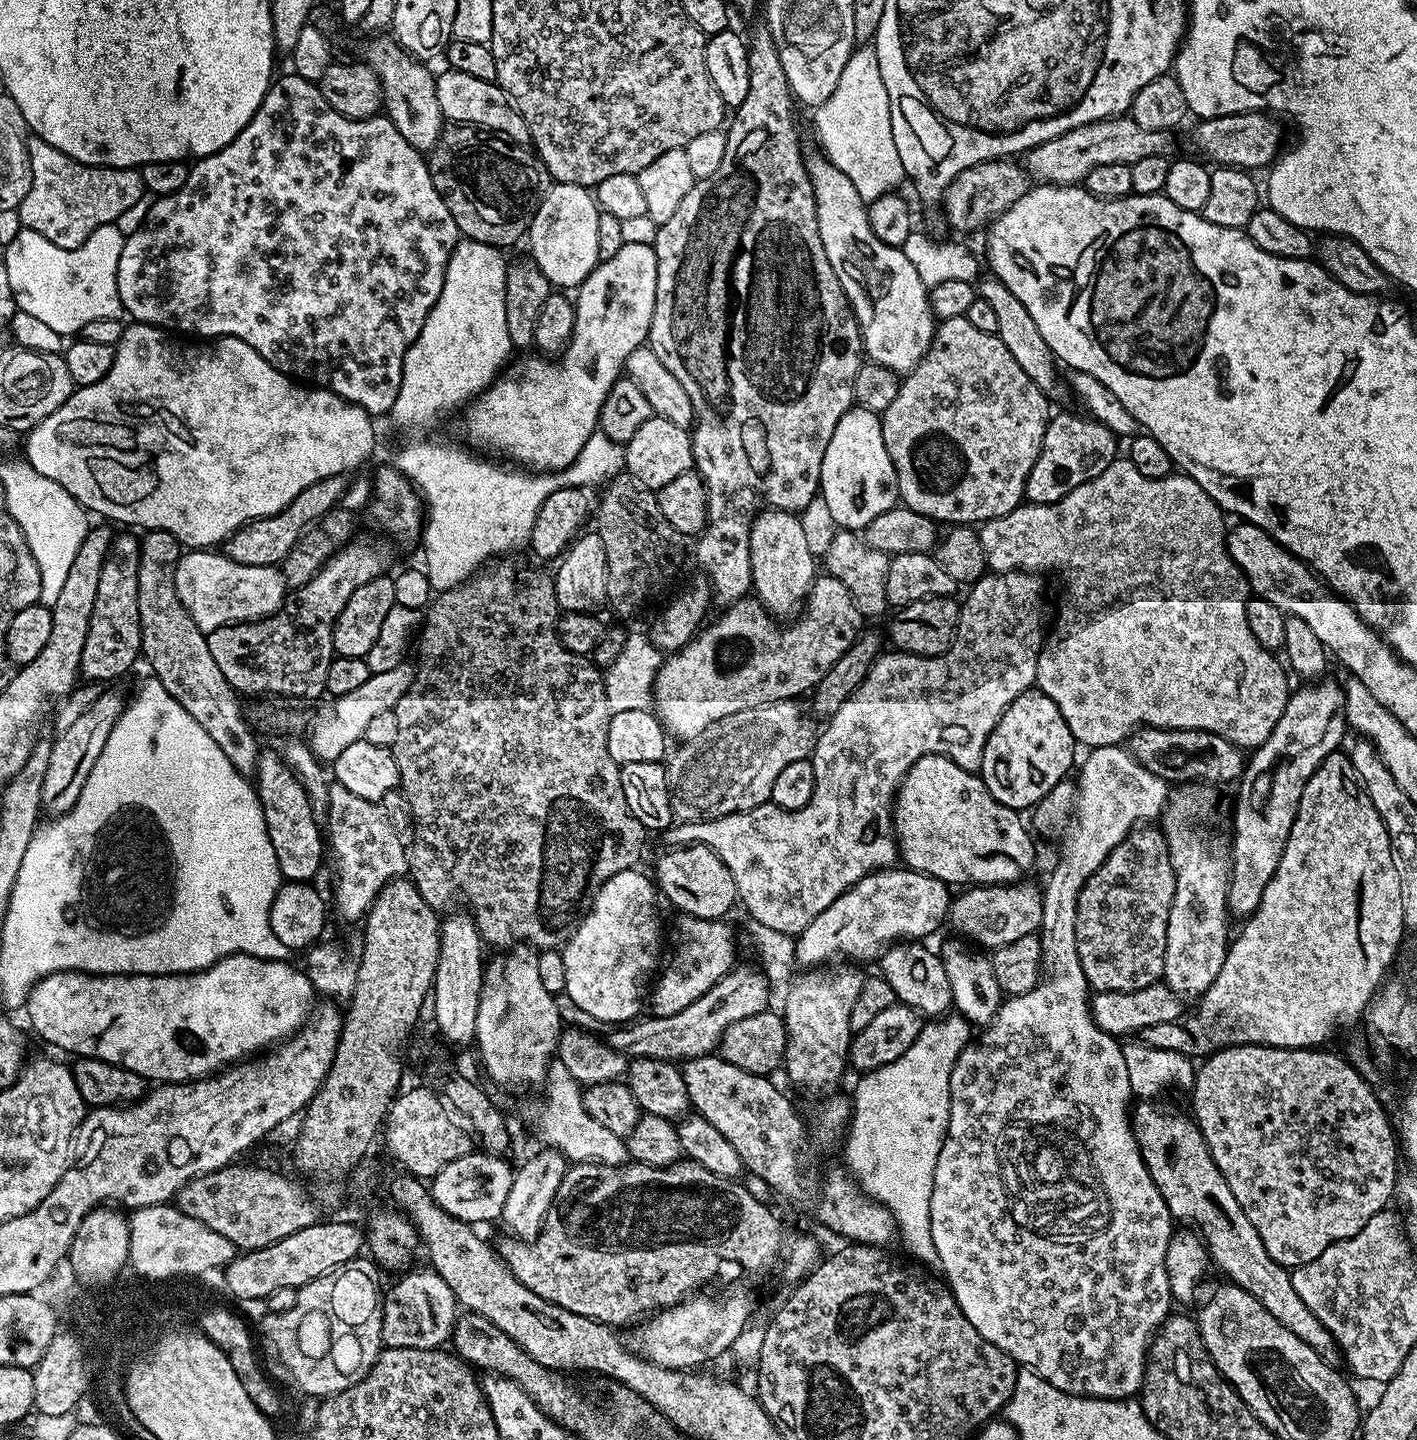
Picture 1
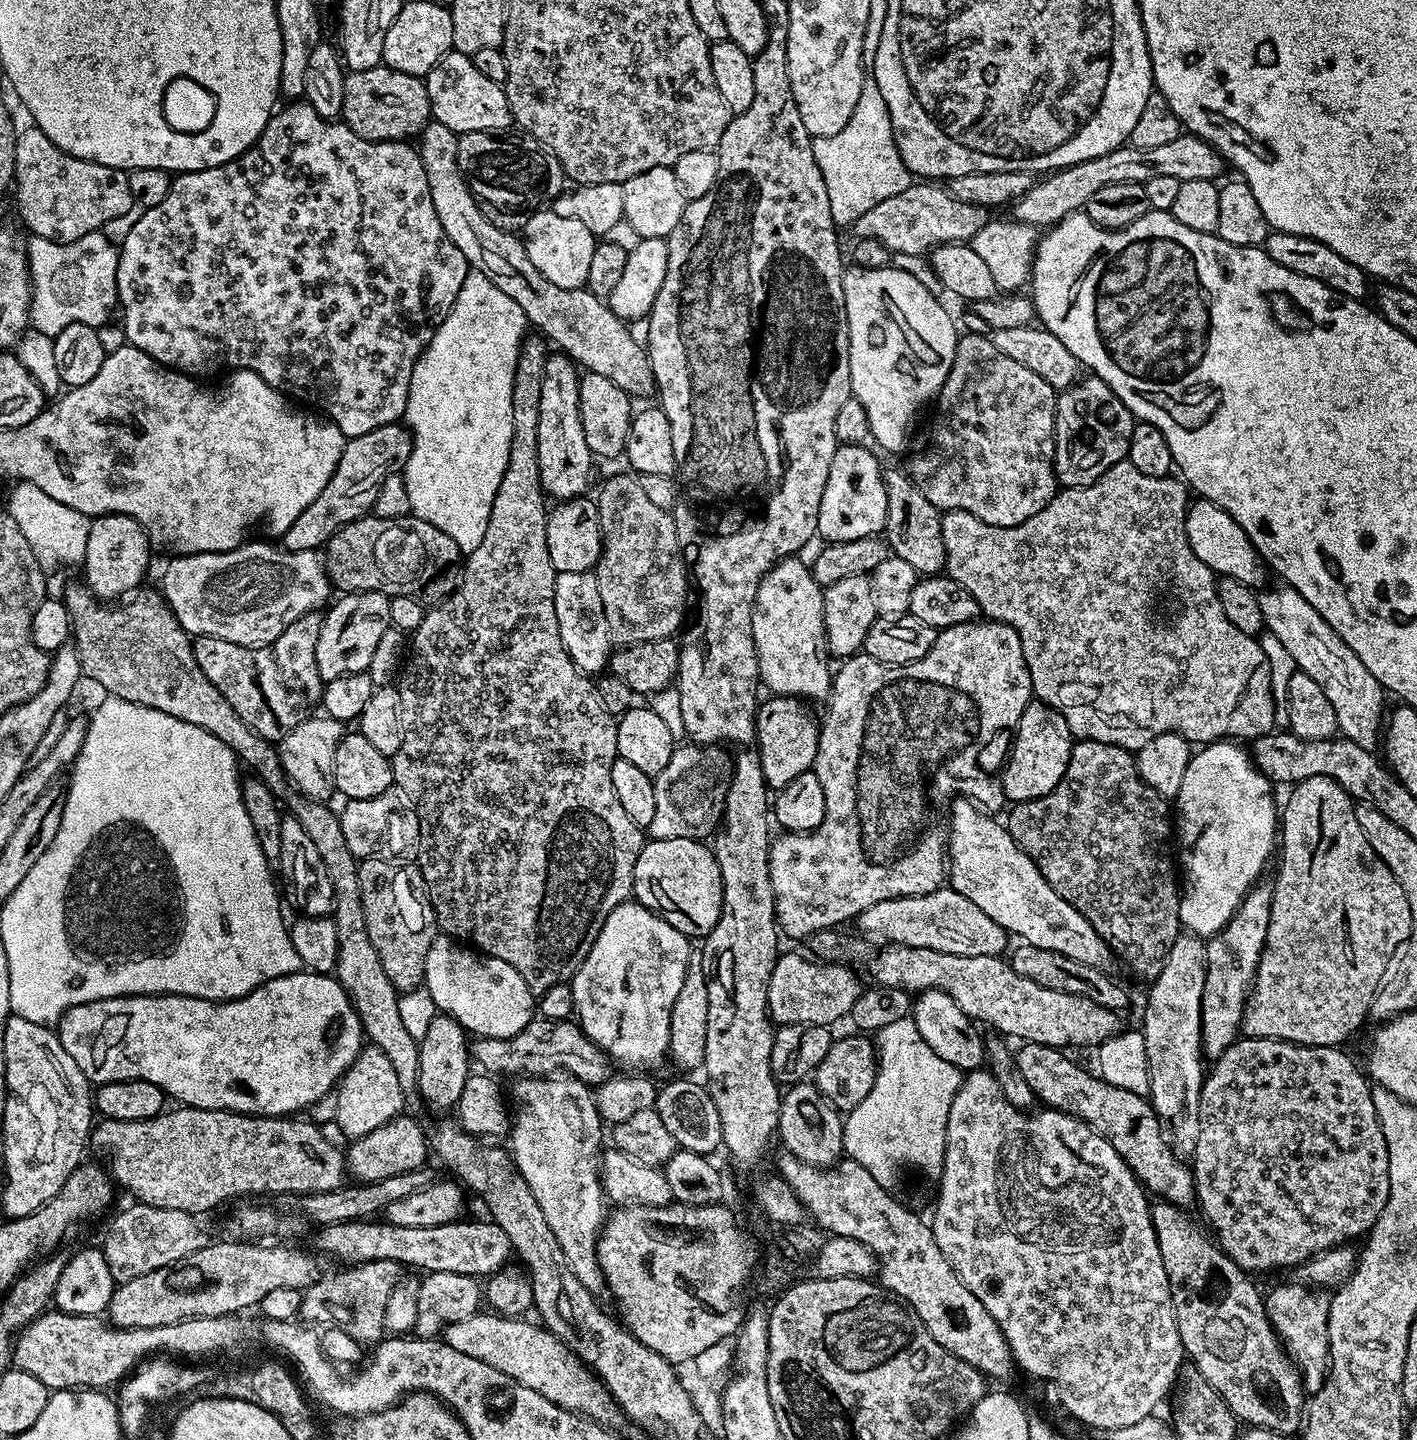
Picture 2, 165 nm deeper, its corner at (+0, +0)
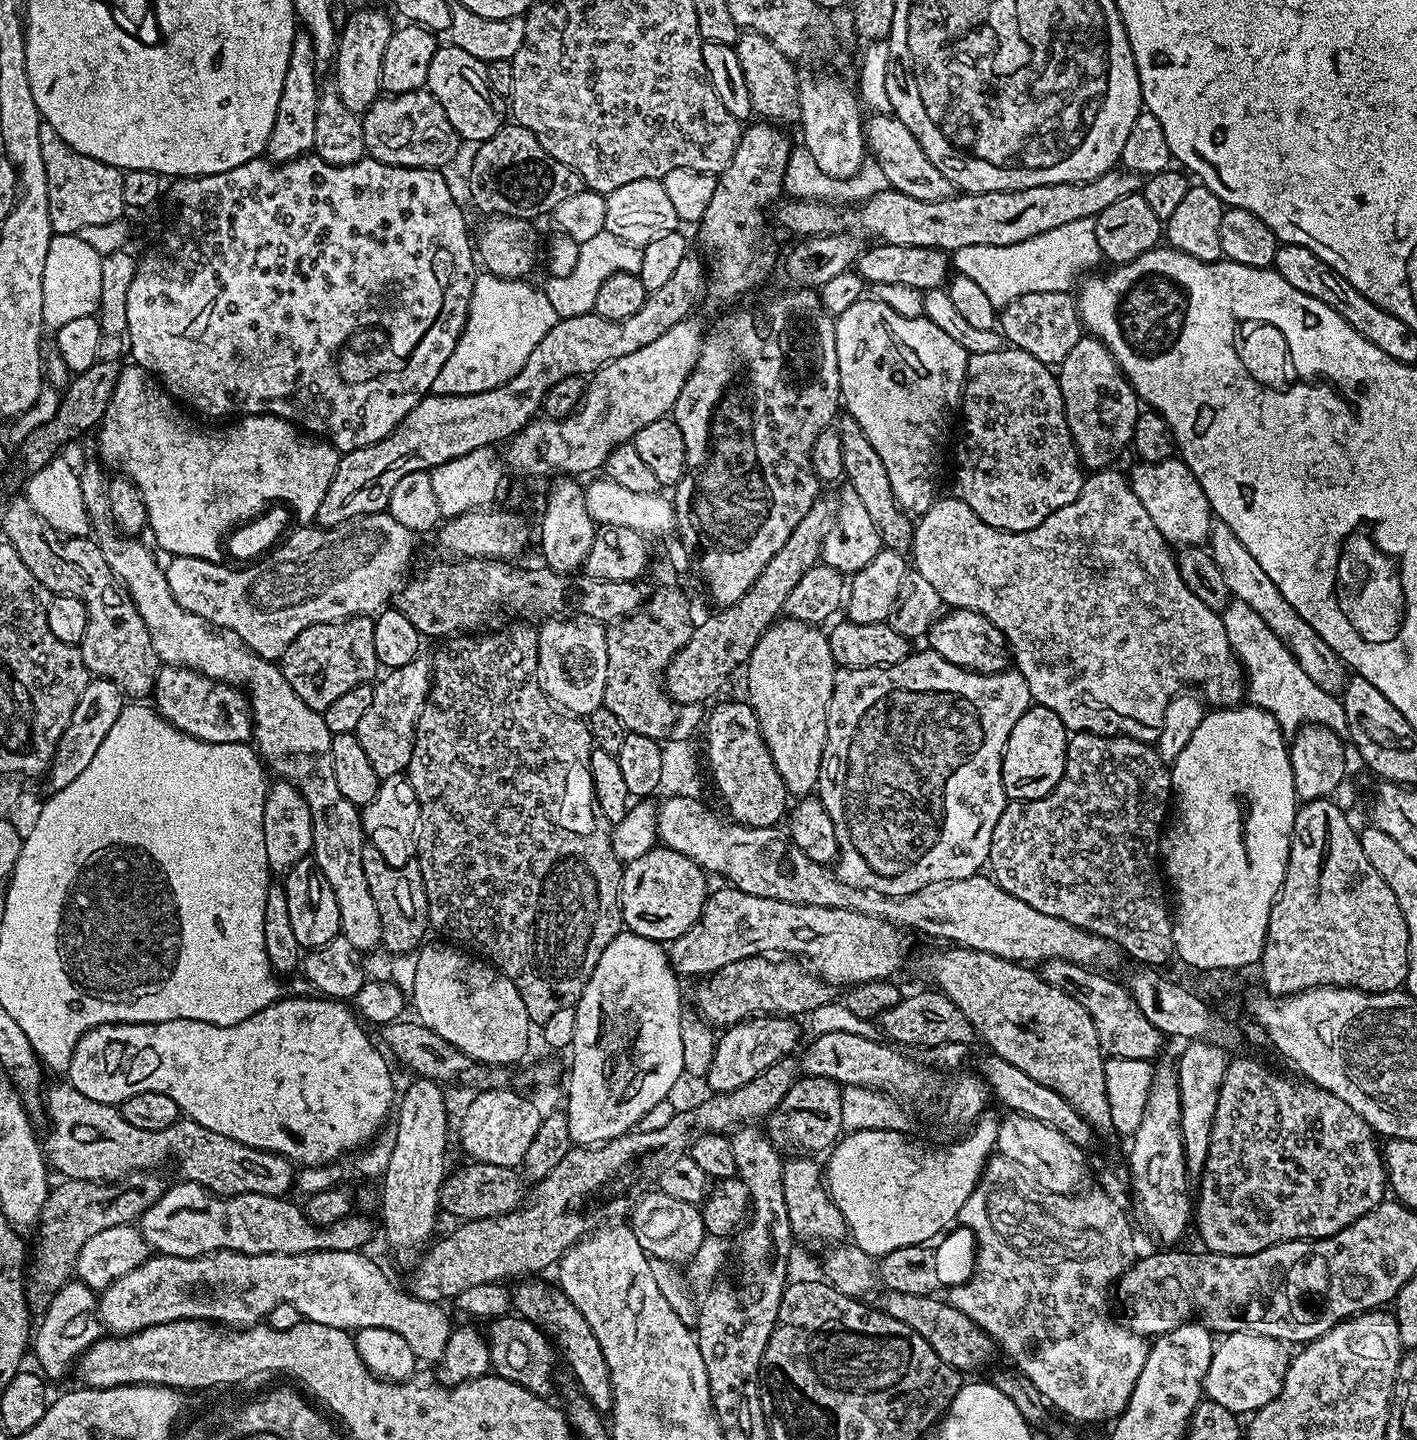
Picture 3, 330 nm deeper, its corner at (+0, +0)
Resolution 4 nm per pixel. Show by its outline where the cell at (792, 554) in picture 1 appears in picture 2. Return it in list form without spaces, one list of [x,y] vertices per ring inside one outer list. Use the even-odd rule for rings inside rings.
[[[800,558],[782,559],[762,578],[752,611],[752,633],[758,654],[760,679],[763,687],[769,688],[769,693],[799,697],[804,702],[827,701],[834,672],[831,667],[828,669],[830,653],[824,639],[824,588],[814,579],[811,567],[805,561],[803,564]]]

